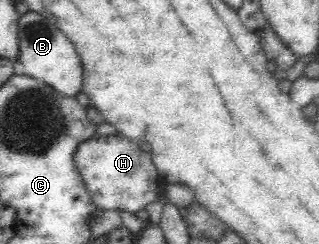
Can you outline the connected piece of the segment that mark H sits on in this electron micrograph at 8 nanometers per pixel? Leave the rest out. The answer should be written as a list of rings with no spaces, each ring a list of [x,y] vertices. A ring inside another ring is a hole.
[[[120,133],[86,139],[73,157],[74,167],[97,208],[137,213],[158,197],[162,177],[151,156]]]

